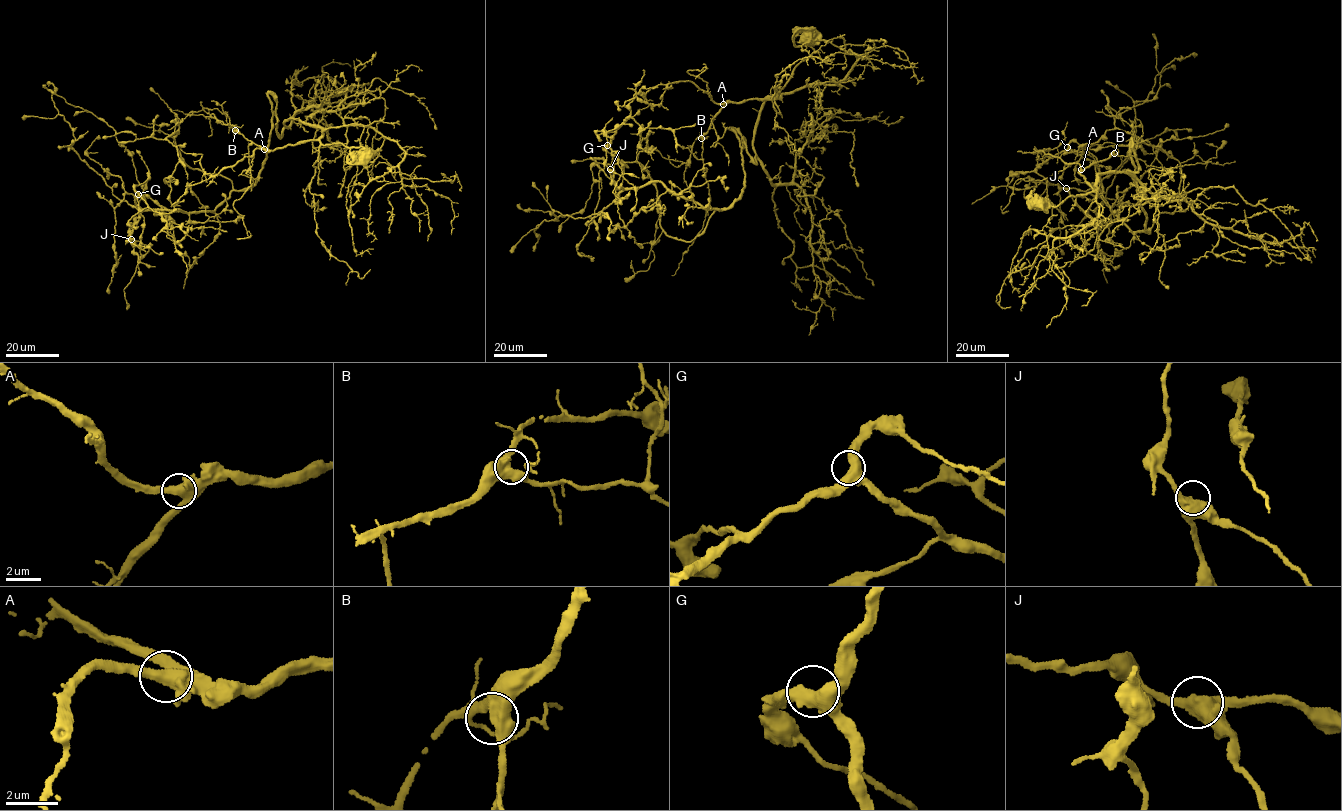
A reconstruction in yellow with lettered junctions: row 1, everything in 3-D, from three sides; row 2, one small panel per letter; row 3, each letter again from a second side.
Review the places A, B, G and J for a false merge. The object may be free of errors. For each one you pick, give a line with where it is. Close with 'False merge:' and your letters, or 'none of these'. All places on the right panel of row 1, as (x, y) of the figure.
False merge: none of these

